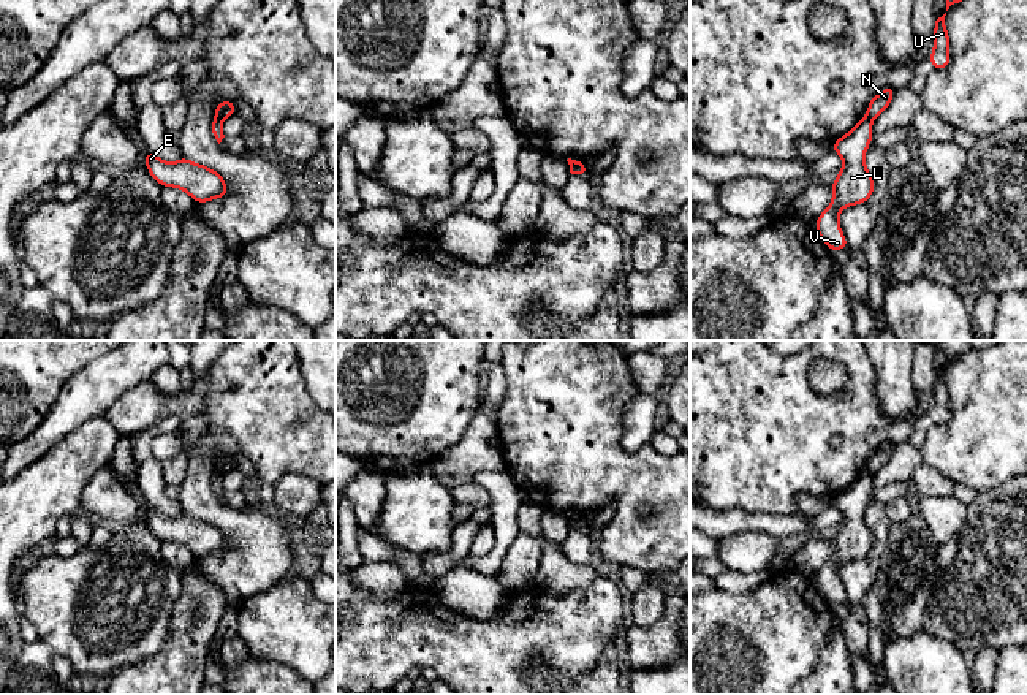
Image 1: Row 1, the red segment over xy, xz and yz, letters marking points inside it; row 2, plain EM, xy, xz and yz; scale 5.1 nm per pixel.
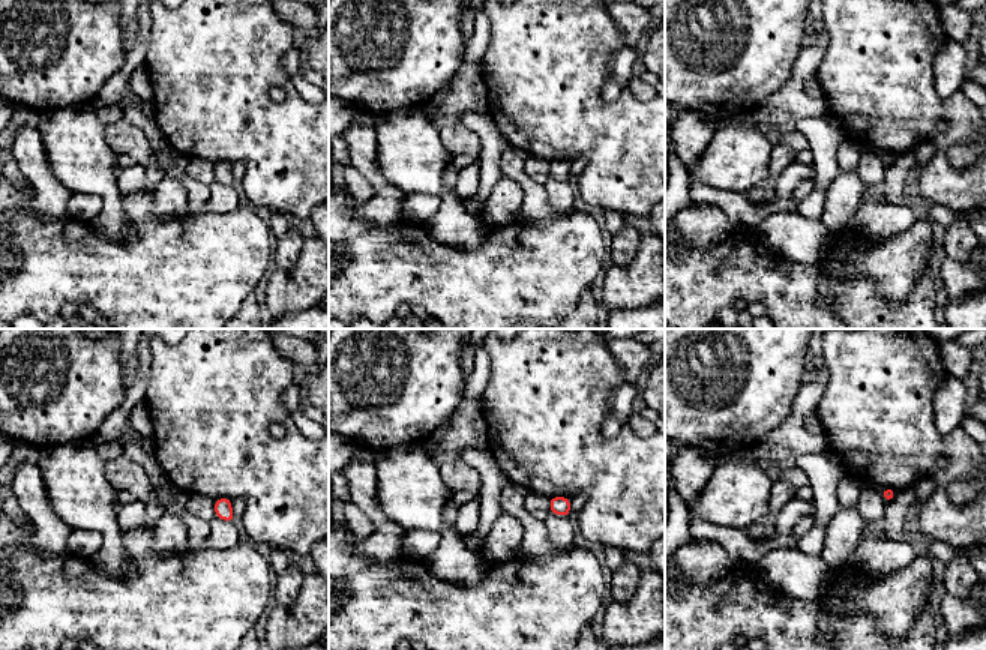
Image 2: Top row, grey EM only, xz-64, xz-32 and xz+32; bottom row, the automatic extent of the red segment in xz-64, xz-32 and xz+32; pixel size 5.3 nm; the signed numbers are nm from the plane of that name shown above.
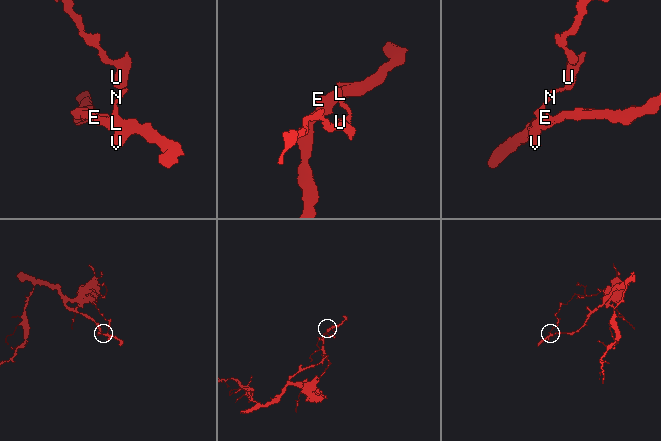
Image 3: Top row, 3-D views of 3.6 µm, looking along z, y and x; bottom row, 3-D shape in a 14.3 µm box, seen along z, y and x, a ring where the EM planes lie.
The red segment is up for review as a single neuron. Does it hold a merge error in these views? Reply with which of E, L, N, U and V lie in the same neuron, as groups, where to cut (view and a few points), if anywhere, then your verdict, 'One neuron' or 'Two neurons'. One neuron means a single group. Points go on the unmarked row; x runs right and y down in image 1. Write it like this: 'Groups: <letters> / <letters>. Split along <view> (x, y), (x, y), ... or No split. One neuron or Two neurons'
Groups: E L V / N U. Split along xy (216, 469), (222, 474). Two neurons

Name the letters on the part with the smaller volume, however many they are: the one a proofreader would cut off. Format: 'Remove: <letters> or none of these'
Remove: N, U

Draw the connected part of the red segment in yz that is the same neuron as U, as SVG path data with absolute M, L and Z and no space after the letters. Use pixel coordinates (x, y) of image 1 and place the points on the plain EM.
M946 367L935 375L934 382L934 407L929 412L934 424L943 424L949 420L949 391L945 378Z

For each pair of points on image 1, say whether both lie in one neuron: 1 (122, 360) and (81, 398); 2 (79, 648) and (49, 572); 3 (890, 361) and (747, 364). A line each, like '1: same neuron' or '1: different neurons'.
1: same neuron
2: same neuron
3: different neurons

